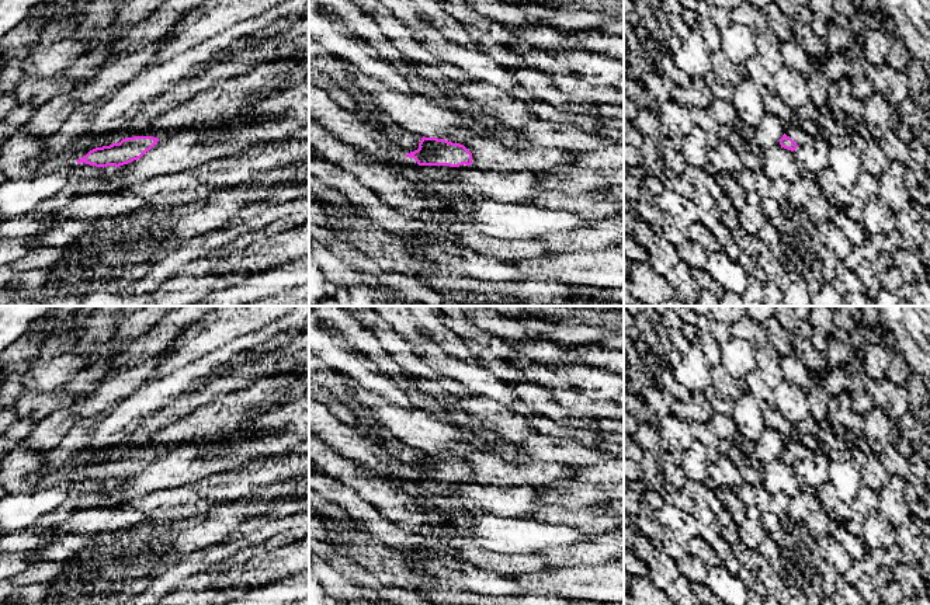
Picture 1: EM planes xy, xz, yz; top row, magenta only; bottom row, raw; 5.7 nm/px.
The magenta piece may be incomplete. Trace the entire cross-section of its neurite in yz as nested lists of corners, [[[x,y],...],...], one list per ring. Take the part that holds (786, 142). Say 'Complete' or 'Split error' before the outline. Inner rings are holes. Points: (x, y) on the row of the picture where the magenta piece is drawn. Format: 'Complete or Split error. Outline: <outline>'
Split error. Outline: [[[795,122],[785,126],[780,145],[784,149],[794,152],[798,146],[806,143],[809,138],[811,136],[805,132],[805,129]]]

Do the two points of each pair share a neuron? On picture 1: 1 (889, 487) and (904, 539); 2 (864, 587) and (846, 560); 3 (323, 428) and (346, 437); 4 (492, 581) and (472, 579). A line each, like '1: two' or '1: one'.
1: one
2: two
3: one
4: one

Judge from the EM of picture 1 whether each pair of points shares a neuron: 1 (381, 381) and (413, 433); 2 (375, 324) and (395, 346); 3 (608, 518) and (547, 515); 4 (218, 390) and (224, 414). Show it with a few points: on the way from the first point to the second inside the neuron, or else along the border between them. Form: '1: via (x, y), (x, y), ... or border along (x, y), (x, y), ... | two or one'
1: border along (365, 389), (415, 409) | two
2: via (381, 330), (389, 340) | one
3: via (593, 520), (562, 515) | one
4: border along (229, 393), (190, 413) | two

